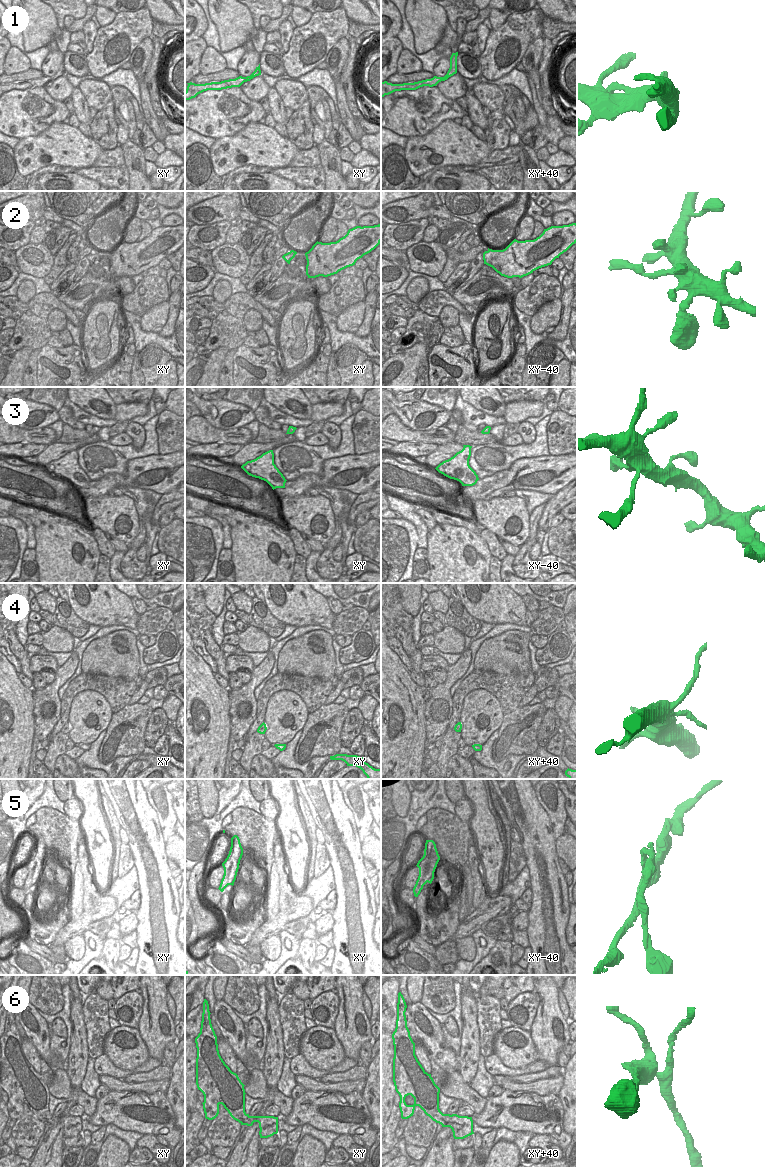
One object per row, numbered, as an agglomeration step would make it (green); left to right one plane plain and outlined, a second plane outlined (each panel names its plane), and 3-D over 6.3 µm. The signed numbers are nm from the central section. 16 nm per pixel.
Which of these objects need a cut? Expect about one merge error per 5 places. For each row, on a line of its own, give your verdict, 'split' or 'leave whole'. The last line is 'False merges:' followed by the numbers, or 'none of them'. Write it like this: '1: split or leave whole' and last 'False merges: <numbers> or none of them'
1: leave whole
2: leave whole
3: leave whole
4: leave whole
5: split
6: leave whole
False merges: 5

